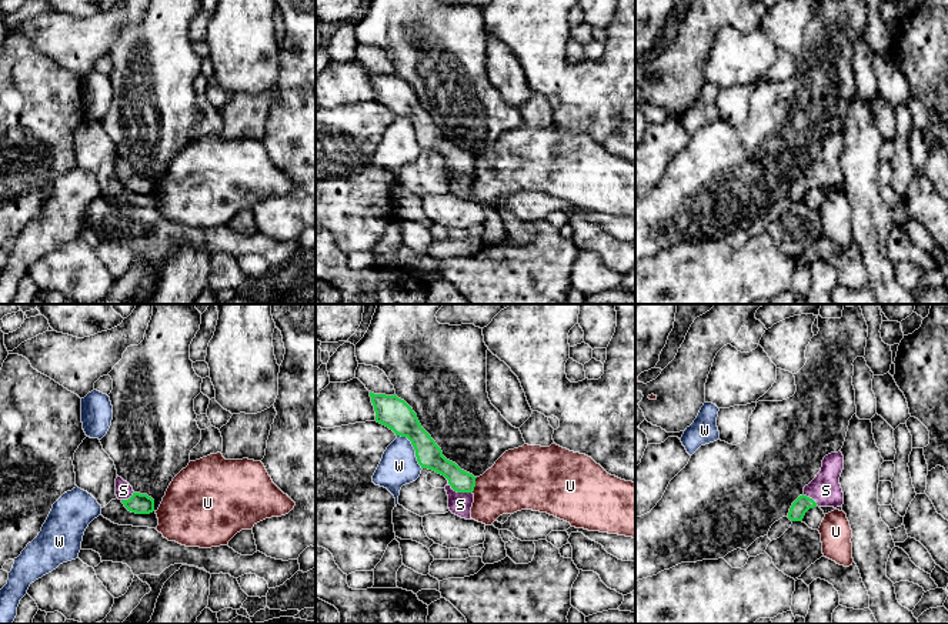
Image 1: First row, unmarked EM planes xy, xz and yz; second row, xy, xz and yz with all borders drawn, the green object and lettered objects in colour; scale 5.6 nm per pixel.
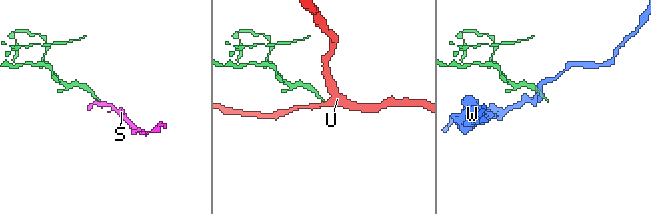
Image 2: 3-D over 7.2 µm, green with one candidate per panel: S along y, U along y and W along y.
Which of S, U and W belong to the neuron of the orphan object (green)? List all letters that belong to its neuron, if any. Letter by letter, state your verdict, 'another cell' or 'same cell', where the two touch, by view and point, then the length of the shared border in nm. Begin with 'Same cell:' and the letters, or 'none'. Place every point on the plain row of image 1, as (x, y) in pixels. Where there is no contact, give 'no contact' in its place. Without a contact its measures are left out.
Same cell: S
S: same cell | xz (460, 172) | 150 nm
U: another cell | xz (474, 164) | 90 nm
W: another cell | xz (414, 129) | 240 nm

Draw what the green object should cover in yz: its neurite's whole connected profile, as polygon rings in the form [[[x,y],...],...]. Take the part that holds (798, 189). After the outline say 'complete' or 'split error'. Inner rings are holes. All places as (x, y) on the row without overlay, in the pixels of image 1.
[[[841,131],[825,136],[821,151],[804,167],[804,174],[792,183],[788,198],[802,201],[810,188],[841,187],[844,184],[844,173],[839,164],[842,150],[844,136]]]; split error

